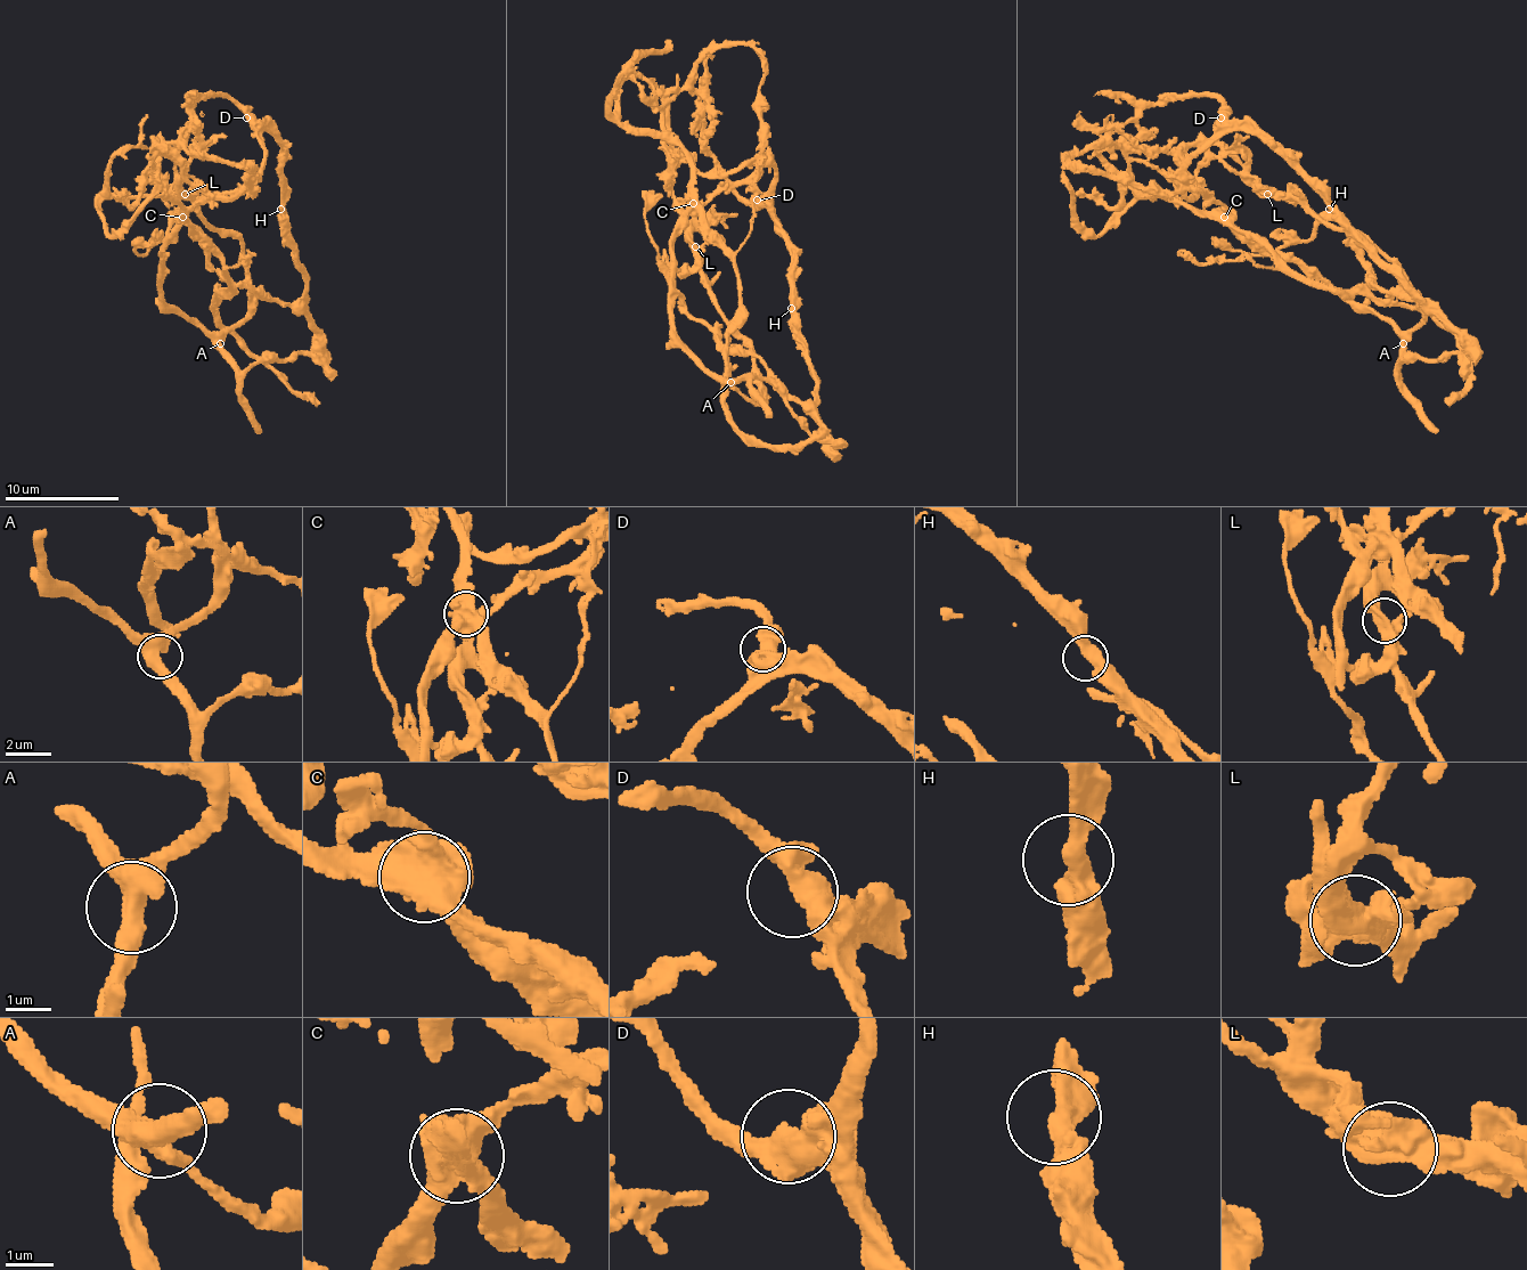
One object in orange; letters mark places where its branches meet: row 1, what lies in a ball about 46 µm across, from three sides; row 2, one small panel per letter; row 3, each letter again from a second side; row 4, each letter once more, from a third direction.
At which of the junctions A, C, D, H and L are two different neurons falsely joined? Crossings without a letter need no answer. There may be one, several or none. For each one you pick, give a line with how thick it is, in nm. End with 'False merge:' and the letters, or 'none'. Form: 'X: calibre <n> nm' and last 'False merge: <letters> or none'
C: calibre 700 nm
L: calibre 460 nm
False merge: C, L

